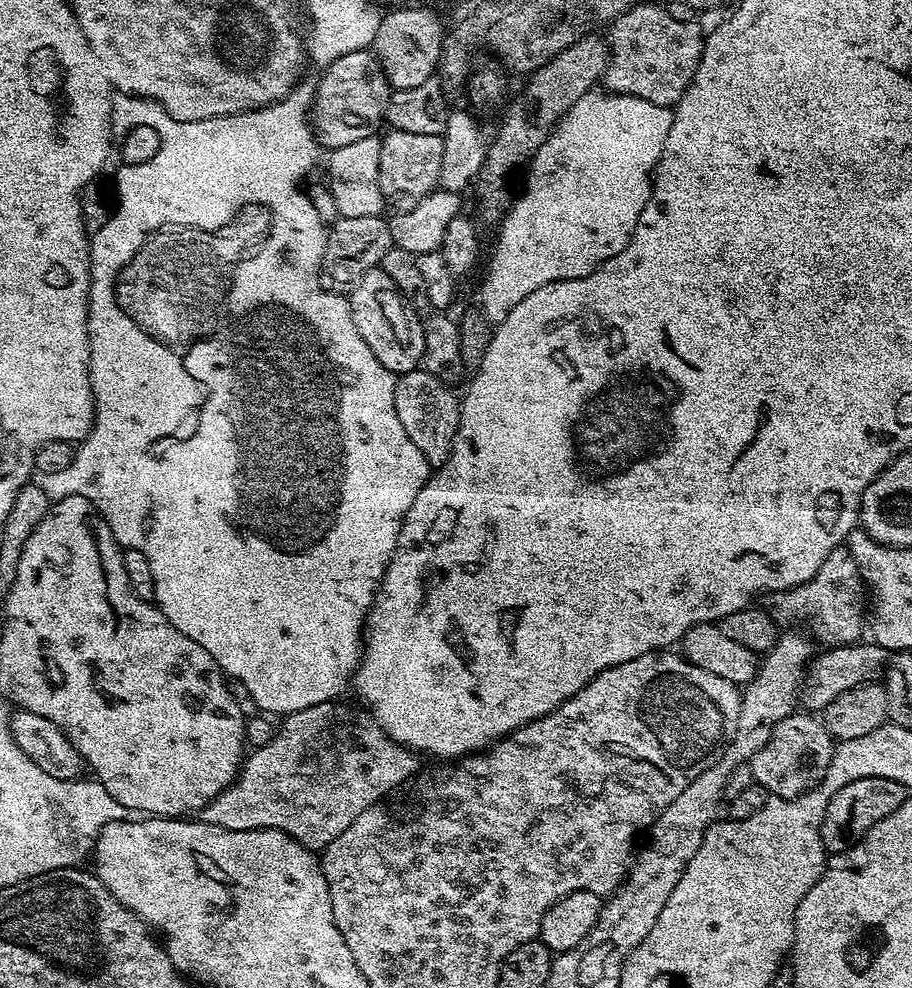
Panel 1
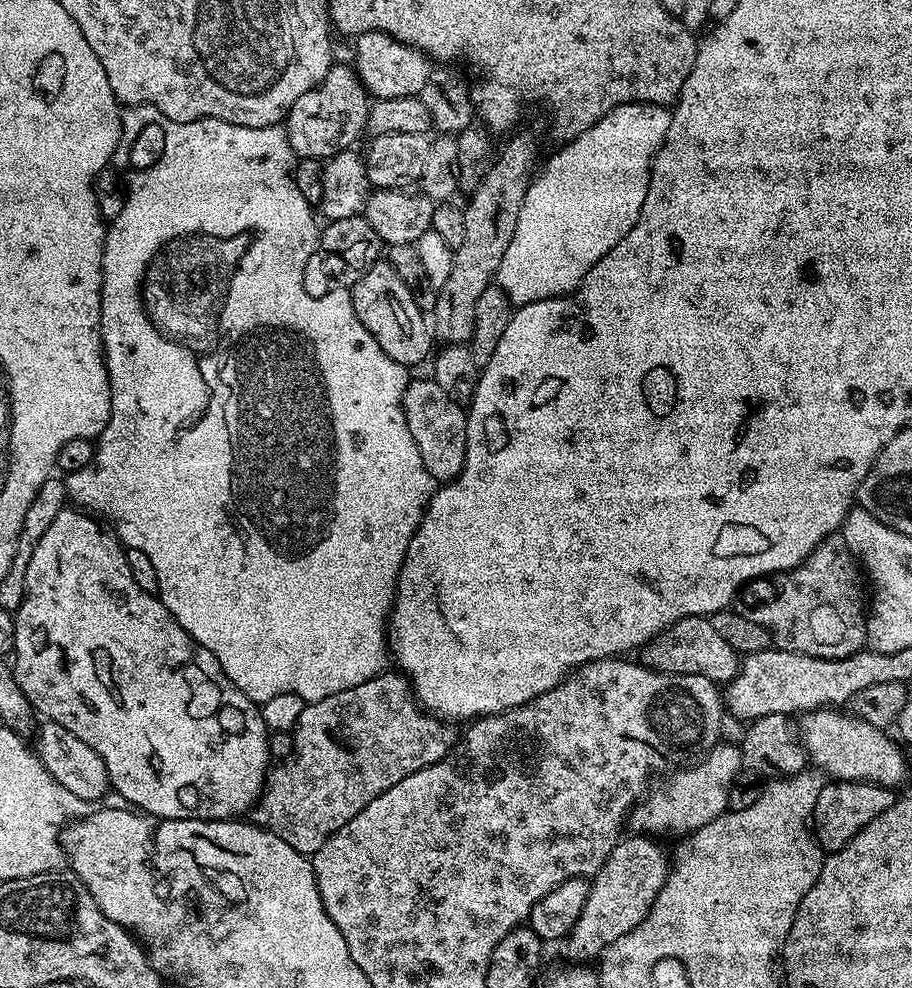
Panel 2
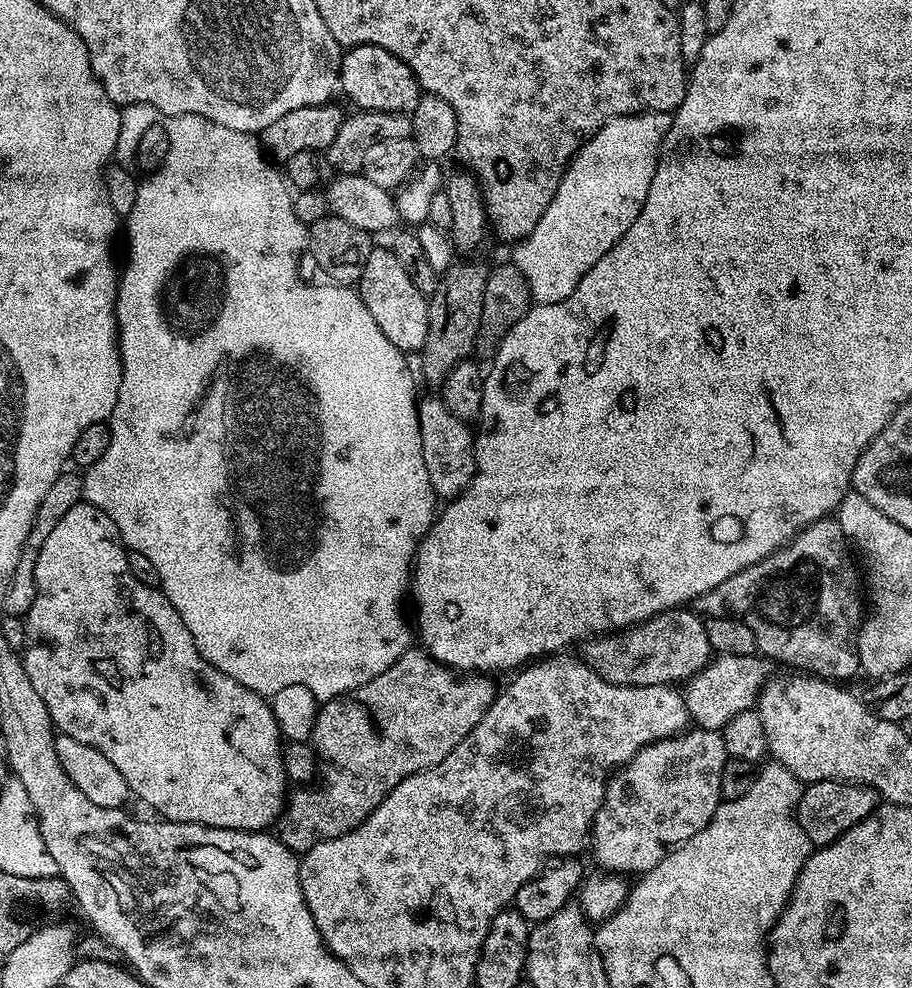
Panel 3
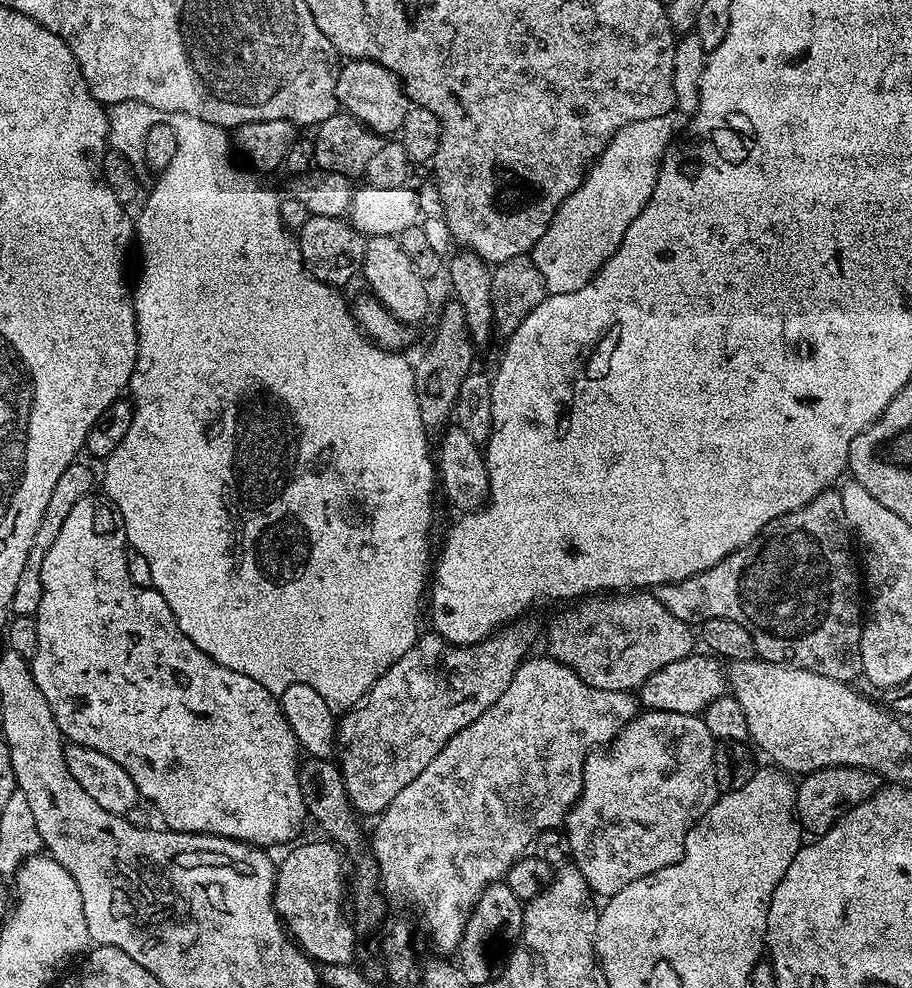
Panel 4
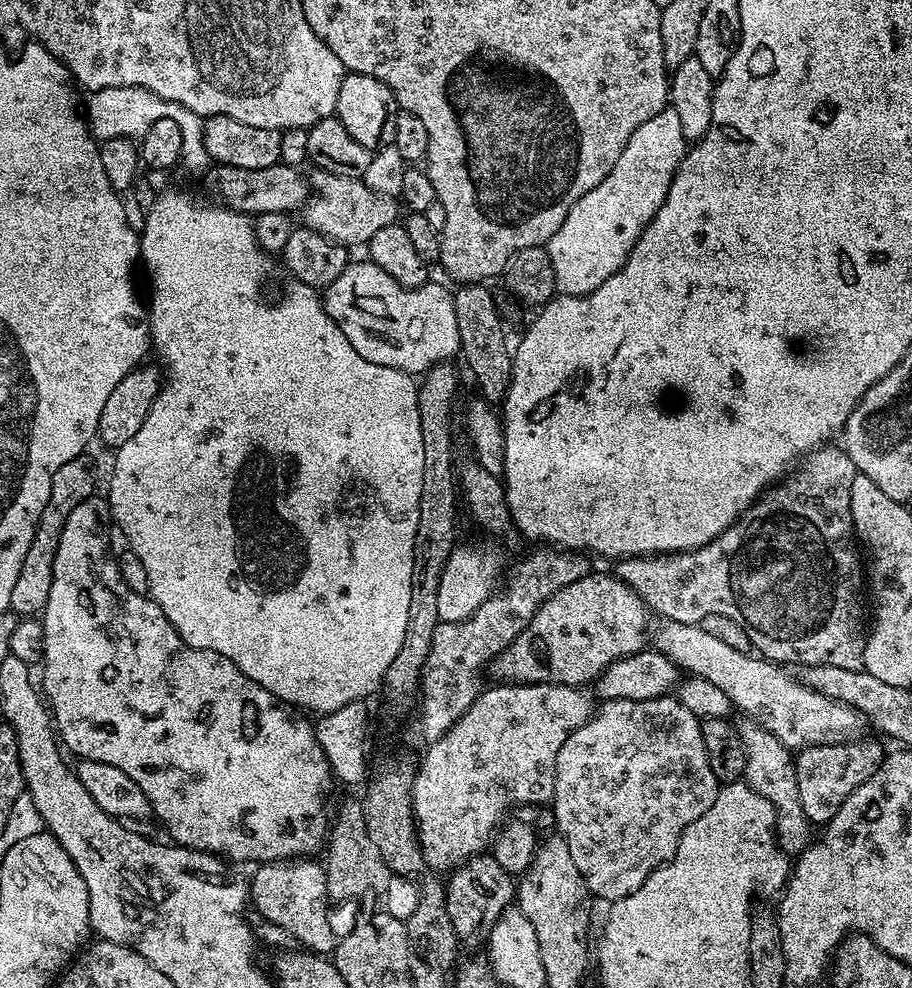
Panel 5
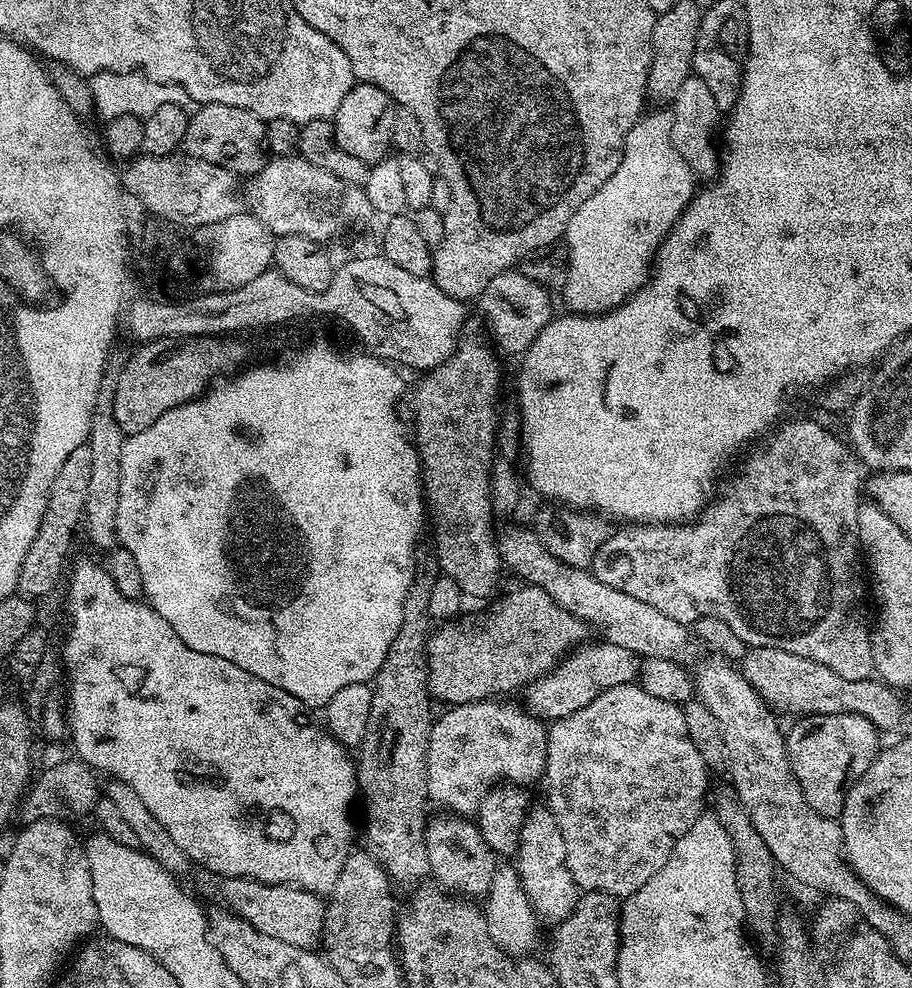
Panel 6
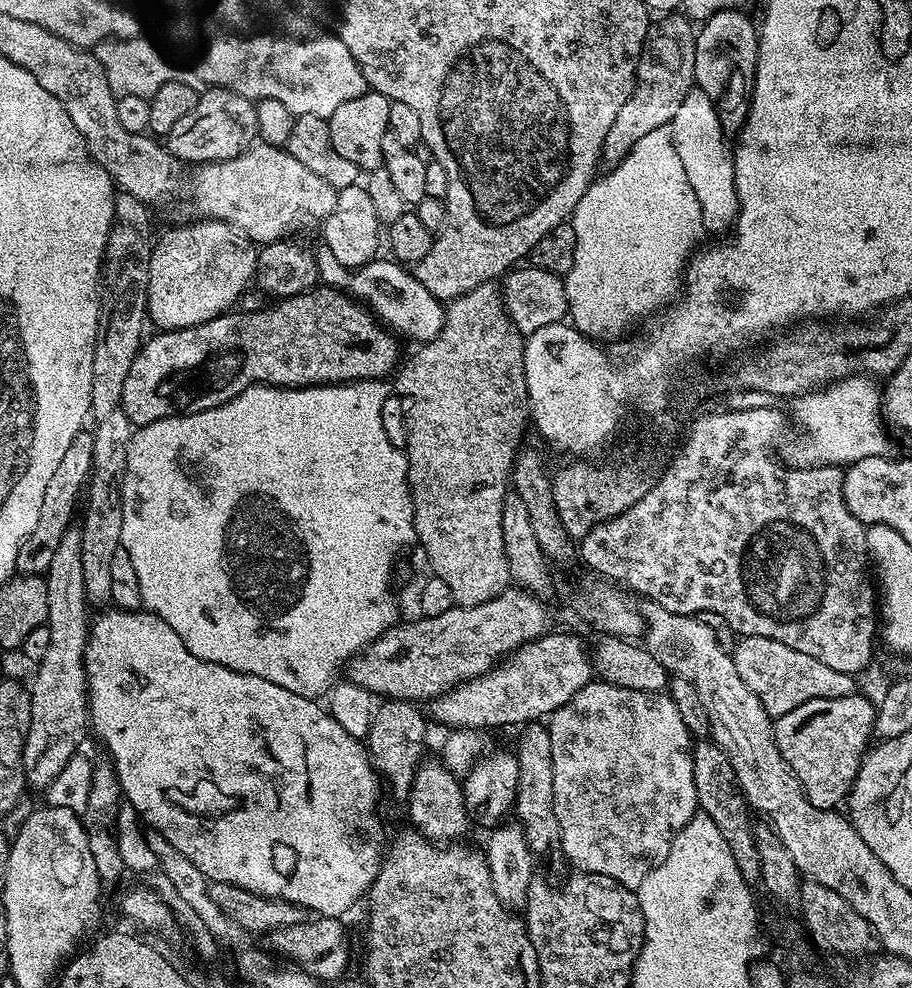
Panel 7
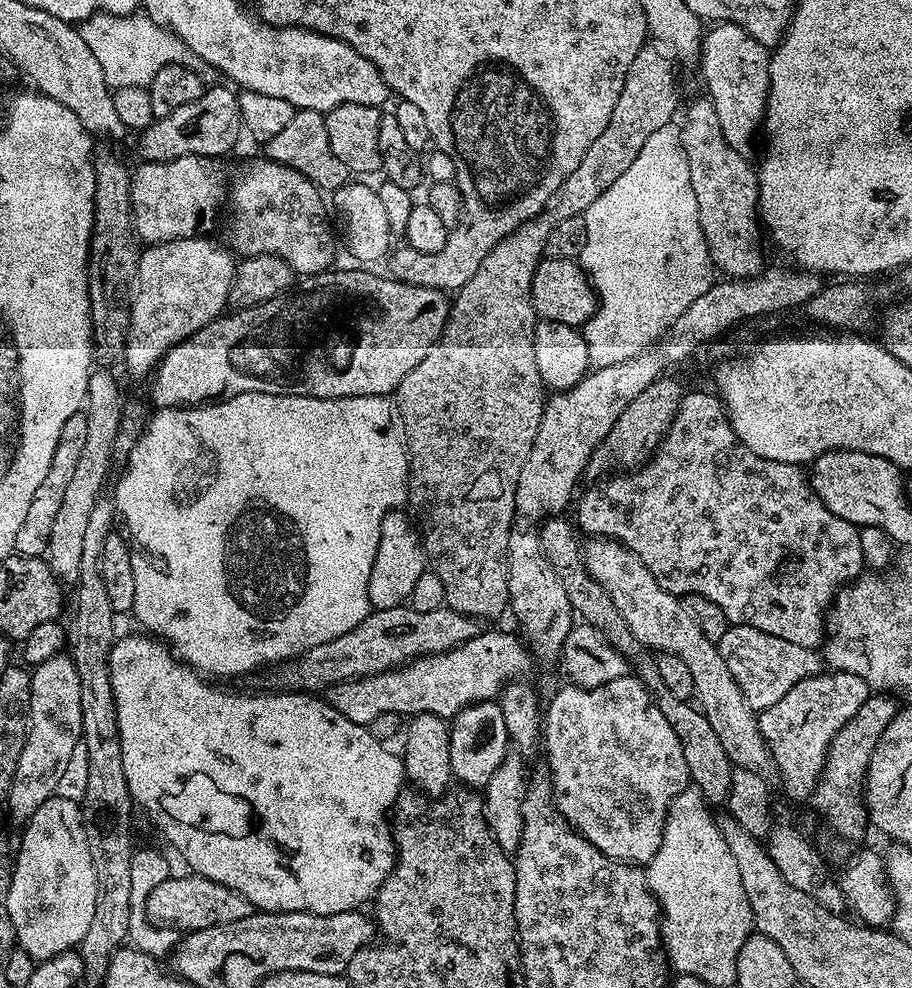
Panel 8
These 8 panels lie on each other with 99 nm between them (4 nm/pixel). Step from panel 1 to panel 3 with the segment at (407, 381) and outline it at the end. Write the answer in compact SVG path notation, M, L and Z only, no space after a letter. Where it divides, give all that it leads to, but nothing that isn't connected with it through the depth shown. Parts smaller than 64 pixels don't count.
M424 397L417 403L419 410L419 434L422 441L422 462L426 462L426 474L430 474L430 486L441 501L455 500L464 495L476 473L474 434L465 421L454 417L439 397Z

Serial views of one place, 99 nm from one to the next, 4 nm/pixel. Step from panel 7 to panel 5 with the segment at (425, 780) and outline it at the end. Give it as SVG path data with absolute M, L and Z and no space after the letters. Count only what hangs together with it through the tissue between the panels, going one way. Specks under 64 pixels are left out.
M481 854L468 860L452 878L452 881L447 881L444 901L454 934L463 947L464 944L468 948L476 948L479 944L481 947L487 941L490 930L494 930L494 922L498 922L500 915L513 903L517 885L513 876L498 866L491 854Z

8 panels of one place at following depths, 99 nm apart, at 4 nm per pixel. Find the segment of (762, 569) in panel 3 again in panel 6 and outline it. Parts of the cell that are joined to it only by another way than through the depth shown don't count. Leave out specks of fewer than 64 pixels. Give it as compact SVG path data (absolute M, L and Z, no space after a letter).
M792 420L789 424L781 423L771 435L761 439L747 453L748 457L745 455L739 461L741 464L736 477L724 489L723 487L719 489L718 495L697 519L679 524L628 522L620 528L617 527L612 535L606 538L606 542L602 542L598 554L592 559L590 565L592 575L598 578L598 582L606 582L606 586L614 586L614 590L622 590L622 594L630 594L630 598L638 598L638 602L646 602L646 606L654 606L654 610L666 614L666 618L674 618L674 622L679 624L691 626L698 618L707 616L722 618L722 622L731 626L734 634L738 634L738 638L742 638L742 642L746 642L749 649L790 650L790 654L798 654L798 658L810 658L810 662L822 662L822 666L830 666L830 670L834 670L834 674L842 674L842 678L873 679L876 667L872 653L872 628L870 616L868 620L868 604L864 601L866 568L862 563L858 534L858 510L862 503L862 476L860 480L862 465L860 457L843 439L841 440L816 420Z

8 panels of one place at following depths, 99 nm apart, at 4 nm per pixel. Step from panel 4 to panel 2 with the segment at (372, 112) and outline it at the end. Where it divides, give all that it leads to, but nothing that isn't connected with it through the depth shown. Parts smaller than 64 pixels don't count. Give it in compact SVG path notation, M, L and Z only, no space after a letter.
M367 32L355 37L354 44L356 44L354 69L369 97L381 100L420 95L422 86L426 86L433 70L429 57L420 49L415 48L413 44L404 44L385 32Z

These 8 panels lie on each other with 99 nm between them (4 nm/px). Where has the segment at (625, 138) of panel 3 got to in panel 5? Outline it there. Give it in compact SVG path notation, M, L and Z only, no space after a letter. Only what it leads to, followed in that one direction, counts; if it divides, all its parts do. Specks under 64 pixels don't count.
M671 106L654 114L650 122L642 122L642 126L634 130L618 162L614 162L614 170L610 170L610 174L602 178L602 182L598 182L598 186L594 186L590 194L574 202L570 214L566 214L566 222L558 226L558 234L554 234L554 238L548 240L546 247L550 254L550 262L554 266L554 282L559 295L585 296L590 294L598 290L598 286L602 286L606 278L610 278L624 267L630 250L638 242L641 230L652 221L654 214L658 214L685 151L686 139L683 136L681 119Z

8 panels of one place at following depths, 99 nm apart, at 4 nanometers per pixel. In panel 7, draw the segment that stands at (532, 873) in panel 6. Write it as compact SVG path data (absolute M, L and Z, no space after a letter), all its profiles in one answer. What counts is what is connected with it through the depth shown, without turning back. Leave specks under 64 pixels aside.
M531 722L519 729L514 751L518 762L518 790L514 816L526 834L533 857L540 858L560 842L560 827L554 814L554 750L550 750L550 734L540 722Z

